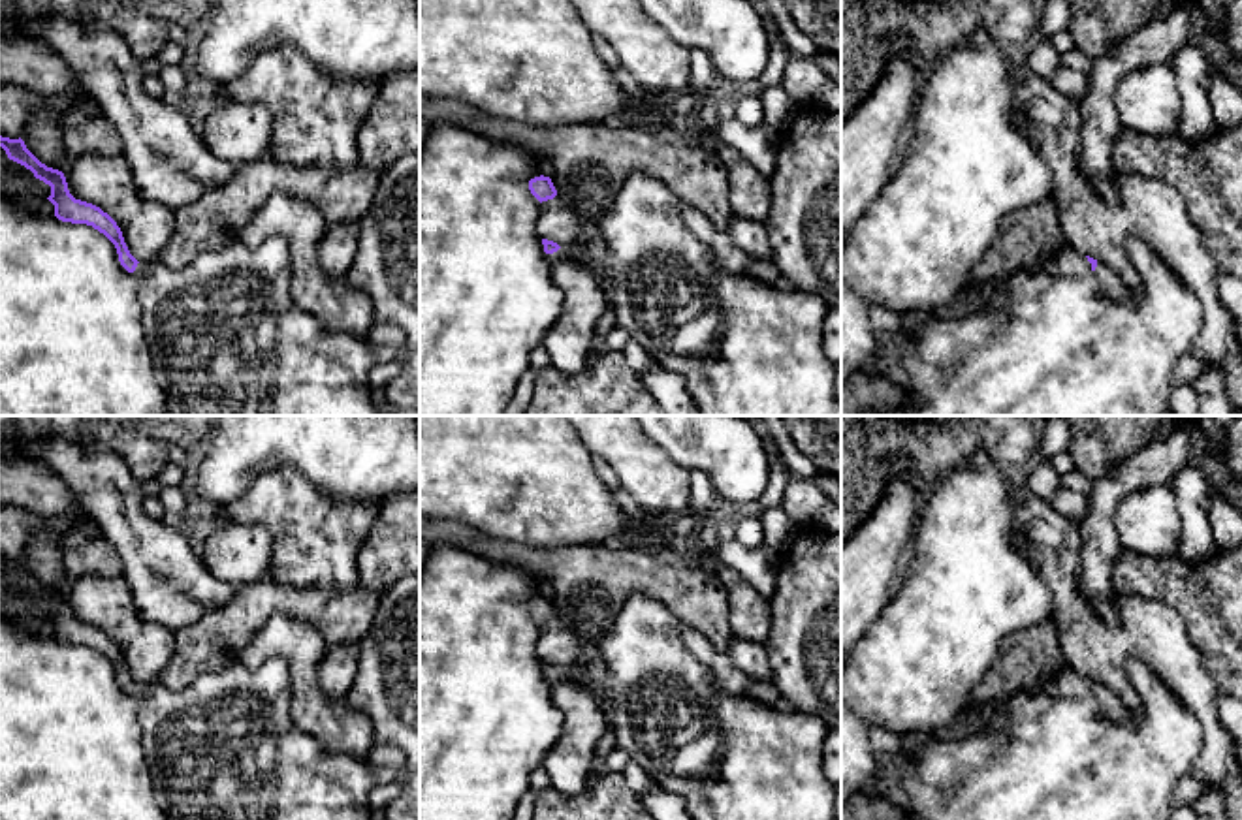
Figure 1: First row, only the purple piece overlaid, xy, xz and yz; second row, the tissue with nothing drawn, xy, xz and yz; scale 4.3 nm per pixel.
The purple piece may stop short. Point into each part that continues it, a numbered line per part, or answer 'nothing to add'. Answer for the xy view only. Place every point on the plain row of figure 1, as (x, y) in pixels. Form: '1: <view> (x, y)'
1: xy (224, 747)

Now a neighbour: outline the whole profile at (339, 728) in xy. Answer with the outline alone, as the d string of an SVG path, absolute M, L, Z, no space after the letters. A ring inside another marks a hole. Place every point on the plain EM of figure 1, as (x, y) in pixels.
M273 615L248 641L241 660L258 668L269 658L280 658L290 673L294 722L329 752L367 758L376 741L369 717L344 700L327 702L320 690L320 662L326 654L326 639L318 628Z

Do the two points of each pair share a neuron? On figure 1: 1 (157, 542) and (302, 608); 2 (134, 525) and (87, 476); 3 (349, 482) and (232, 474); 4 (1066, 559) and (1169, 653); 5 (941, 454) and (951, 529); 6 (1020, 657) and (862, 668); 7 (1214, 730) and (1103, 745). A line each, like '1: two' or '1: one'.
1: two
2: one
3: one
4: one
5: two
6: two
7: two

